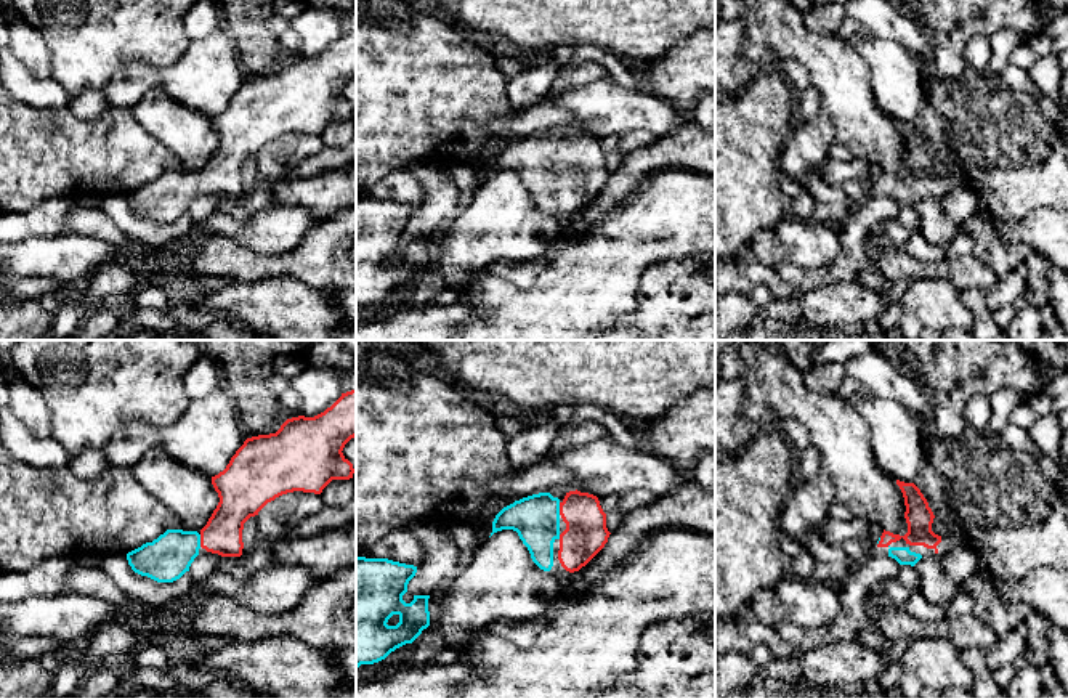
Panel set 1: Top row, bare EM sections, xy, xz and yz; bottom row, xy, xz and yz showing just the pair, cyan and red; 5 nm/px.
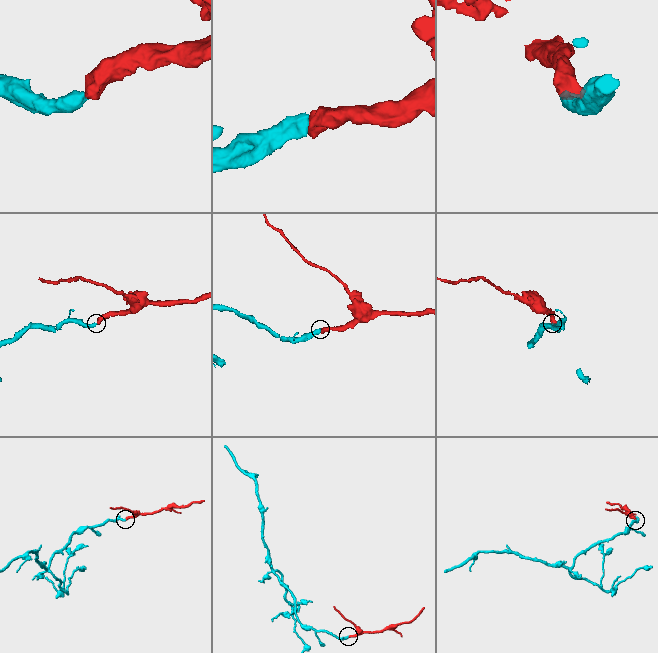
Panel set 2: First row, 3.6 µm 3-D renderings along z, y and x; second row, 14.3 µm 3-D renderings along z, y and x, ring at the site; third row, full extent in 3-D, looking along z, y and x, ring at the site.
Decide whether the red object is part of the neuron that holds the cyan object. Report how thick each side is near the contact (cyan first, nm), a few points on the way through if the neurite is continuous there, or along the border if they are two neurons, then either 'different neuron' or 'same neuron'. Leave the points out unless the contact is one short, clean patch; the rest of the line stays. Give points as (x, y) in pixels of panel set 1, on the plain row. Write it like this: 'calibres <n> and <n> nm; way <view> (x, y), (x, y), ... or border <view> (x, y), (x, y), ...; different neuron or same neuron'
calibres 220 and 200 nm; way xy (165, 199), (188, 183), (199, 182), (222, 175); same neuron

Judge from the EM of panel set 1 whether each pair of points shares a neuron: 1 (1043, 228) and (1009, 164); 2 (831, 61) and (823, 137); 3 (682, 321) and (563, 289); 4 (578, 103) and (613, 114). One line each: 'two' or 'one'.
1: two
2: two
3: two
4: one

